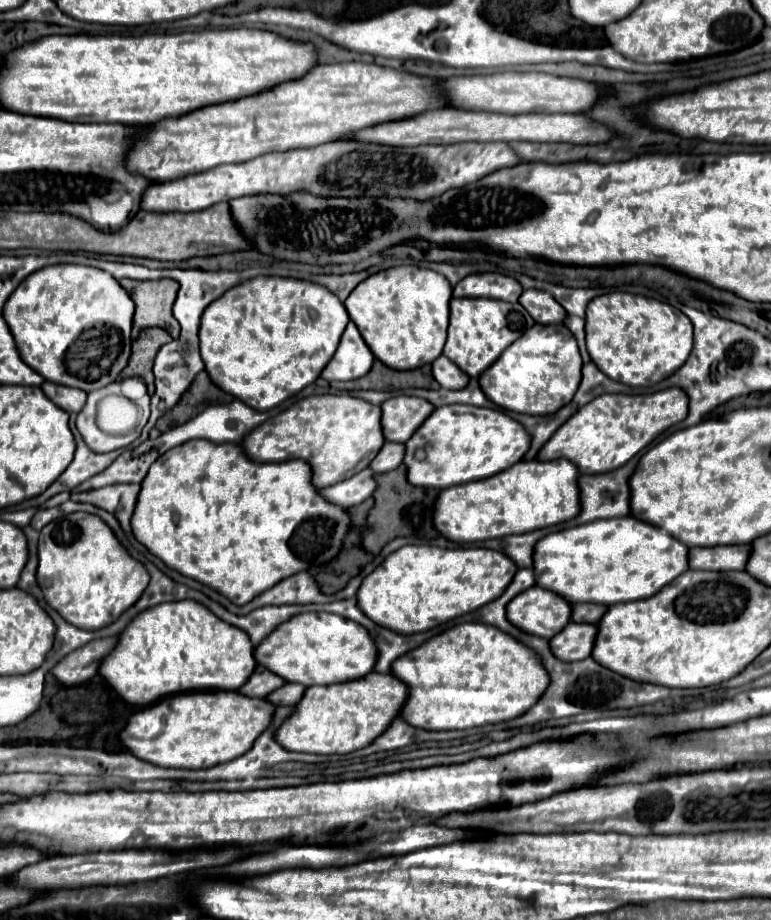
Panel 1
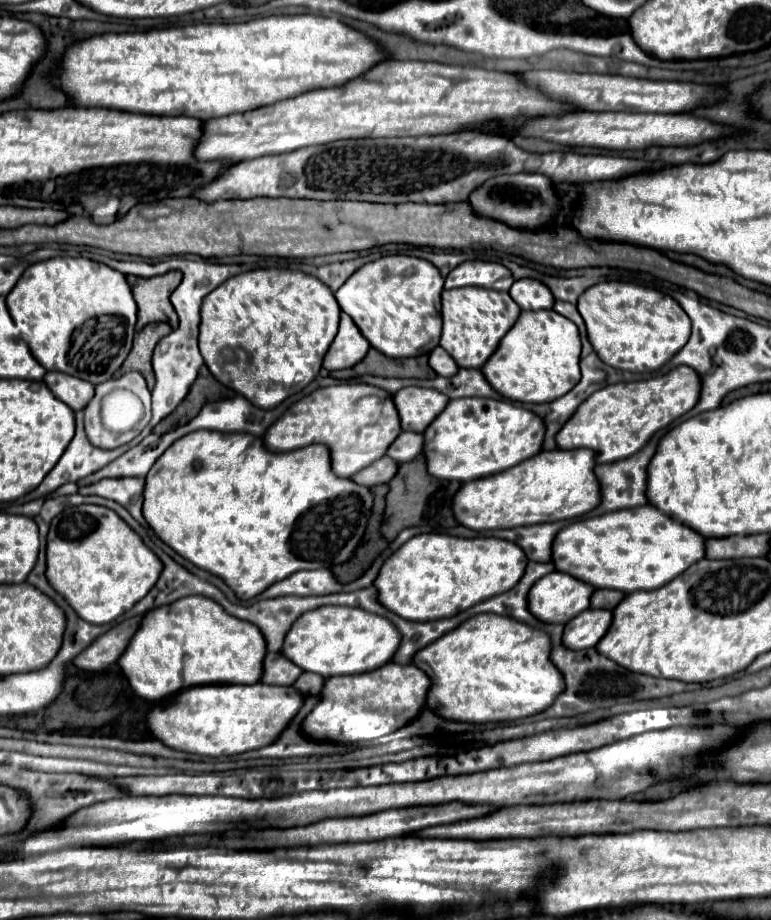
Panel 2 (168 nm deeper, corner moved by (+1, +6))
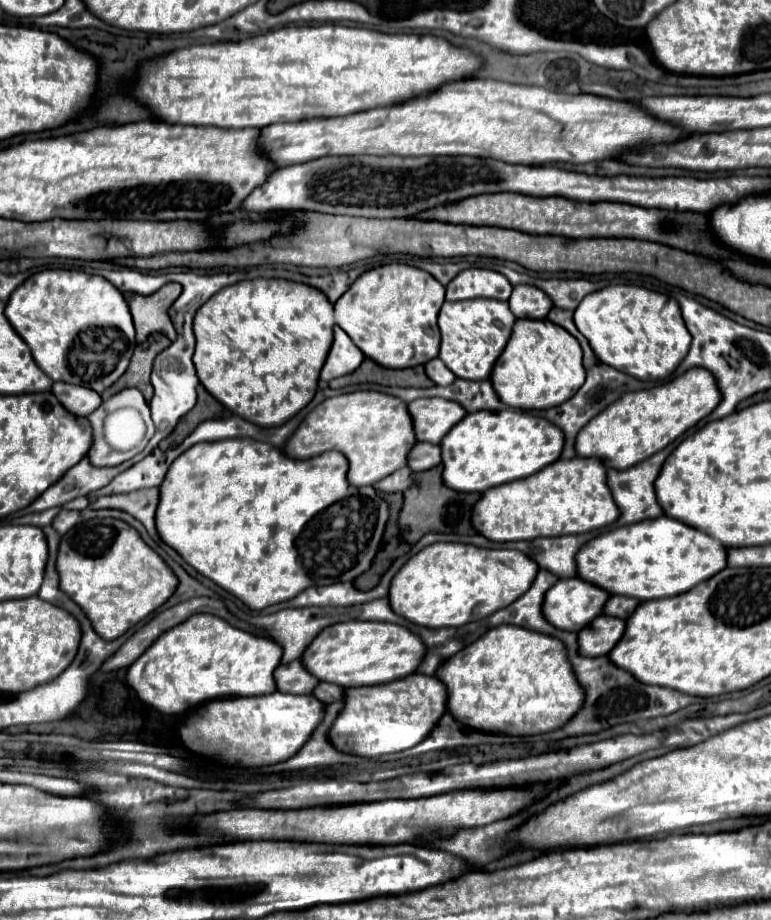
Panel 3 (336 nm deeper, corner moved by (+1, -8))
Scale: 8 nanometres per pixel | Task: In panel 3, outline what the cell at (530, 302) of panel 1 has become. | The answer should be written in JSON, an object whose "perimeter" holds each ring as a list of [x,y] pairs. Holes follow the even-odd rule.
{"perimeter":[[[521,284],[521,286],[513,288],[509,306],[517,318],[543,320],[543,318],[547,318],[553,304],[551,304],[551,298],[547,298],[547,294],[543,294],[543,290]]]}

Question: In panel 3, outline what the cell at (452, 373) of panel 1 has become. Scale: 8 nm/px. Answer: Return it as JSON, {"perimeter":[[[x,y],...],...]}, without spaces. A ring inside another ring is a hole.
{"perimeter":[[[439,358],[429,360],[429,362],[425,364],[425,372],[427,372],[427,376],[429,376],[435,384],[439,384],[439,386],[449,386],[449,384],[455,380],[455,374],[453,374]]]}

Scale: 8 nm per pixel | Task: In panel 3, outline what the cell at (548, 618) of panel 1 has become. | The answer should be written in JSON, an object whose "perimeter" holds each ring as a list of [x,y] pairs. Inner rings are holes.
{"perimeter":[[[577,576],[557,580],[557,584],[545,594],[543,616],[559,630],[579,632],[587,622],[601,614],[607,598],[609,594],[605,590],[595,588]]]}

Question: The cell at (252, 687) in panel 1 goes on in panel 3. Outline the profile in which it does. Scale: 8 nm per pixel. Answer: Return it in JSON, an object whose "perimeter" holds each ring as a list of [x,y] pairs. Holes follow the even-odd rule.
{"perimeter":[[[301,662],[279,664],[275,670],[275,684],[277,690],[285,694],[311,694],[317,686],[315,678],[303,668]]]}

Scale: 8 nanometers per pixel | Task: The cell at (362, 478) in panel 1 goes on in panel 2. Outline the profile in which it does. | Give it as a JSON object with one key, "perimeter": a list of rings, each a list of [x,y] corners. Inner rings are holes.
{"perimeter":[[[383,456],[375,464],[367,466],[365,470],[357,472],[355,476],[351,476],[351,480],[355,480],[357,484],[367,484],[371,488],[371,486],[389,482],[395,474],[397,474],[397,462],[389,456]]]}

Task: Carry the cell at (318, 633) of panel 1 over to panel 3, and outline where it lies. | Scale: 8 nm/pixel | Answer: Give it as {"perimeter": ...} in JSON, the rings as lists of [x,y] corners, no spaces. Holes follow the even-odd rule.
{"perimeter":[[[347,620],[323,628],[301,654],[301,662],[319,682],[331,682],[343,688],[373,686],[399,680],[419,666],[423,658],[423,642],[403,626],[389,622]]]}

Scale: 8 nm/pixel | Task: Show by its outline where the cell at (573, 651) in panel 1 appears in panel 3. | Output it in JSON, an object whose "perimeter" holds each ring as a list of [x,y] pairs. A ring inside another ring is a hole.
{"perimeter":[[[597,616],[589,626],[579,630],[577,642],[579,642],[579,654],[587,654],[589,658],[605,656],[611,652],[611,648],[617,644],[617,640],[623,636],[625,622],[611,616]]]}

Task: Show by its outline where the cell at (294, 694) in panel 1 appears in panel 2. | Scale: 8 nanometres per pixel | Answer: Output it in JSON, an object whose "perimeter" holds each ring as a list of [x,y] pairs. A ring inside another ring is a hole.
{"perimeter":[[[303,672],[293,686],[295,686],[299,692],[303,692],[305,696],[309,696],[309,694],[319,694],[321,688],[323,688],[323,684],[325,684],[325,678],[323,678],[321,674]]]}

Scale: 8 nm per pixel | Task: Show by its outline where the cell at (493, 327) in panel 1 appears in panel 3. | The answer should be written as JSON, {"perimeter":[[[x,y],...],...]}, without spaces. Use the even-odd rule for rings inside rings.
{"perimeter":[[[477,298],[477,300],[445,302],[439,312],[439,328],[441,328],[439,358],[451,372],[457,374],[457,378],[487,380],[495,360],[507,346],[513,324],[515,316],[511,314],[509,304],[501,300]]]}

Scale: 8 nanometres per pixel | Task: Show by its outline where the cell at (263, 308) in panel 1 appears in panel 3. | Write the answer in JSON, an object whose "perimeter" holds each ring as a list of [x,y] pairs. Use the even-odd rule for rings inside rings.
{"perimeter":[[[255,278],[255,280],[243,280],[237,284],[231,284],[227,288],[223,288],[219,294],[215,294],[215,298],[211,298],[209,302],[205,302],[201,306],[201,310],[195,314],[195,322],[193,322],[193,330],[195,330],[195,338],[197,338],[197,346],[195,346],[195,356],[193,356],[193,364],[197,368],[197,376],[201,380],[201,384],[229,410],[233,410],[237,416],[247,418],[249,422],[255,422],[257,426],[279,426],[283,422],[287,422],[291,416],[295,416],[301,408],[305,408],[311,398],[315,396],[317,390],[317,380],[319,380],[319,372],[325,364],[325,358],[329,354],[329,348],[333,344],[333,304],[327,302],[327,296],[307,284],[297,284],[297,282],[289,282],[289,280],[265,280],[265,278]]]}

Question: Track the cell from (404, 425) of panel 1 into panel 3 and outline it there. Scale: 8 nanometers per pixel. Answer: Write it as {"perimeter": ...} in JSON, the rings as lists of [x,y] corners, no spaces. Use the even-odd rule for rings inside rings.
{"perimeter":[[[445,398],[413,400],[409,404],[415,438],[431,444],[439,444],[443,436],[467,414],[457,402]]]}

